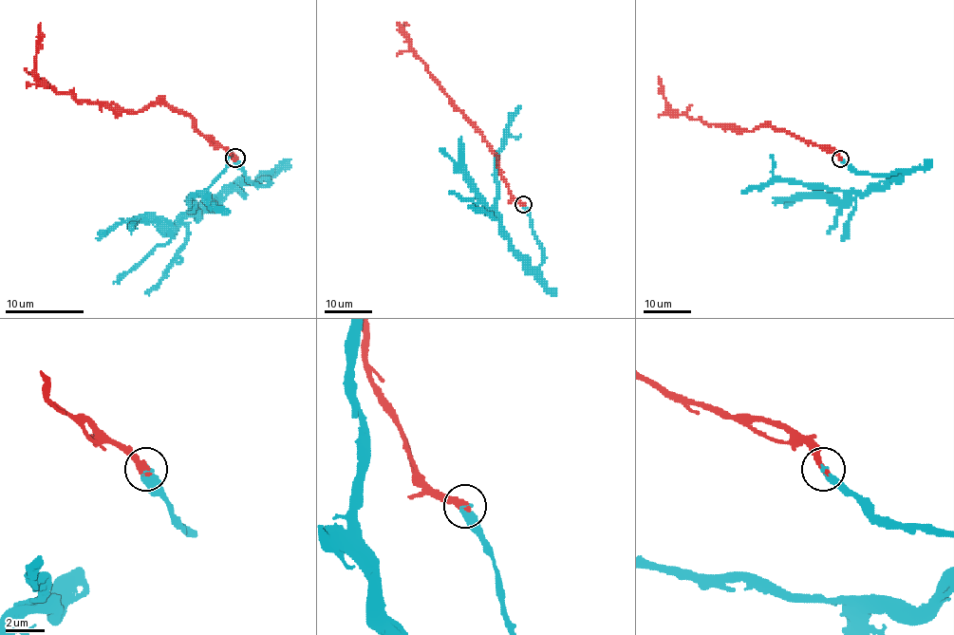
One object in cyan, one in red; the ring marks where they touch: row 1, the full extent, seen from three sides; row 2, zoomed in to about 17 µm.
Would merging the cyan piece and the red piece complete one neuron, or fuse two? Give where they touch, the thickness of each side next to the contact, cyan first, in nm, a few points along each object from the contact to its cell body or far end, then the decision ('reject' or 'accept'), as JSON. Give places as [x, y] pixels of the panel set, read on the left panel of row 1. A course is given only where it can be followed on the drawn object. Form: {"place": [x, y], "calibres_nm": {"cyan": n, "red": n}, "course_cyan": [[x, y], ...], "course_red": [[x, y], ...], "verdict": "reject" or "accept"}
{"place": [235, 158], "calibres_nm": {"cyan": 260, "red": 380}, "course_cyan": [[235, 157], [250, 180], [265, 185], [243, 182], [202, 214], [190, 204], [200, 195], [230, 213]], "course_red": [[235, 157], [200, 133], [184, 112], [164, 103], [113, 112], [46, 86], [36, 72], [40, 23]], "verdict": "accept"}

